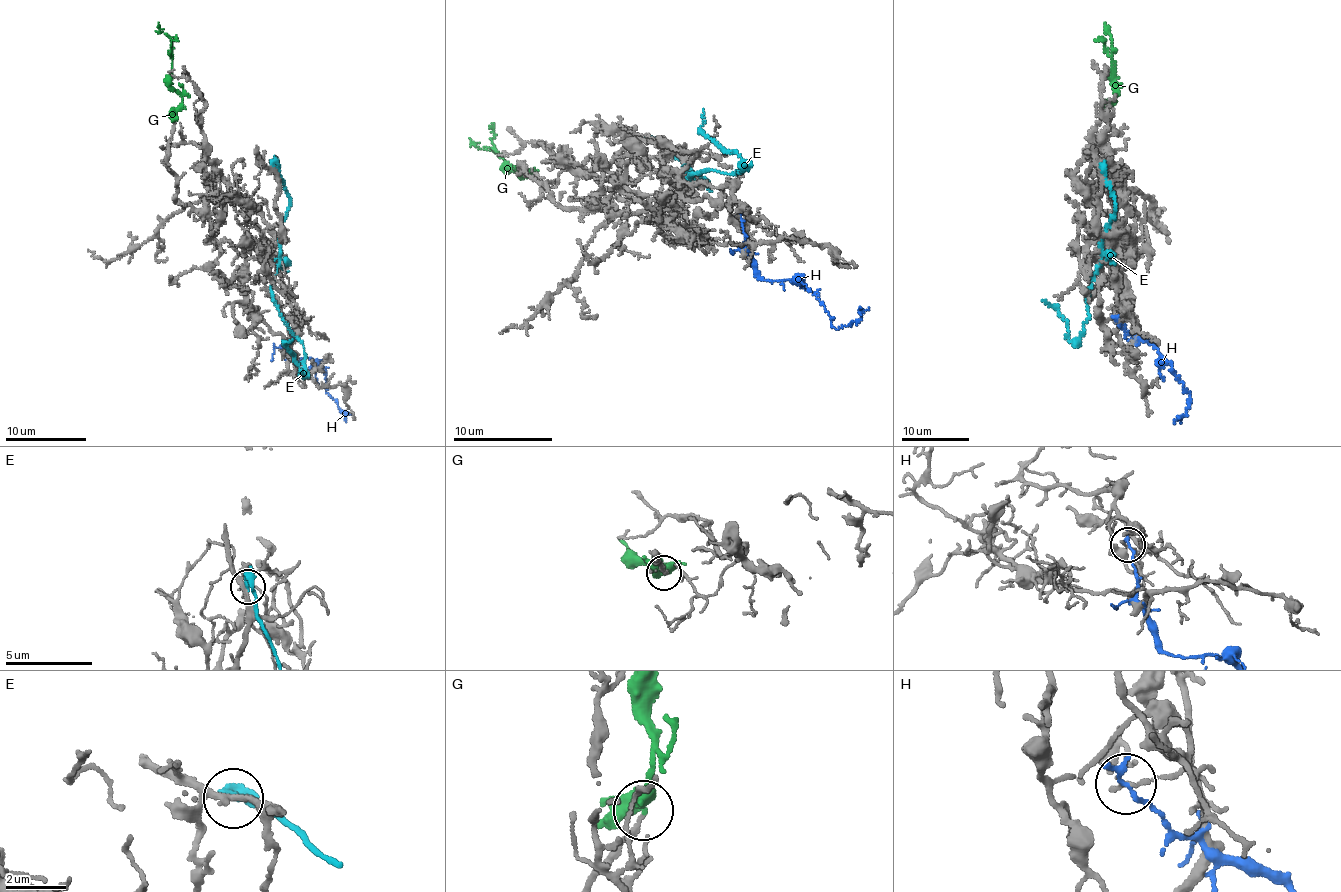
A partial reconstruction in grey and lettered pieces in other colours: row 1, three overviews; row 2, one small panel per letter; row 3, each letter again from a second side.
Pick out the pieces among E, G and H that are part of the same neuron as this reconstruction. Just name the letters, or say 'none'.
G

